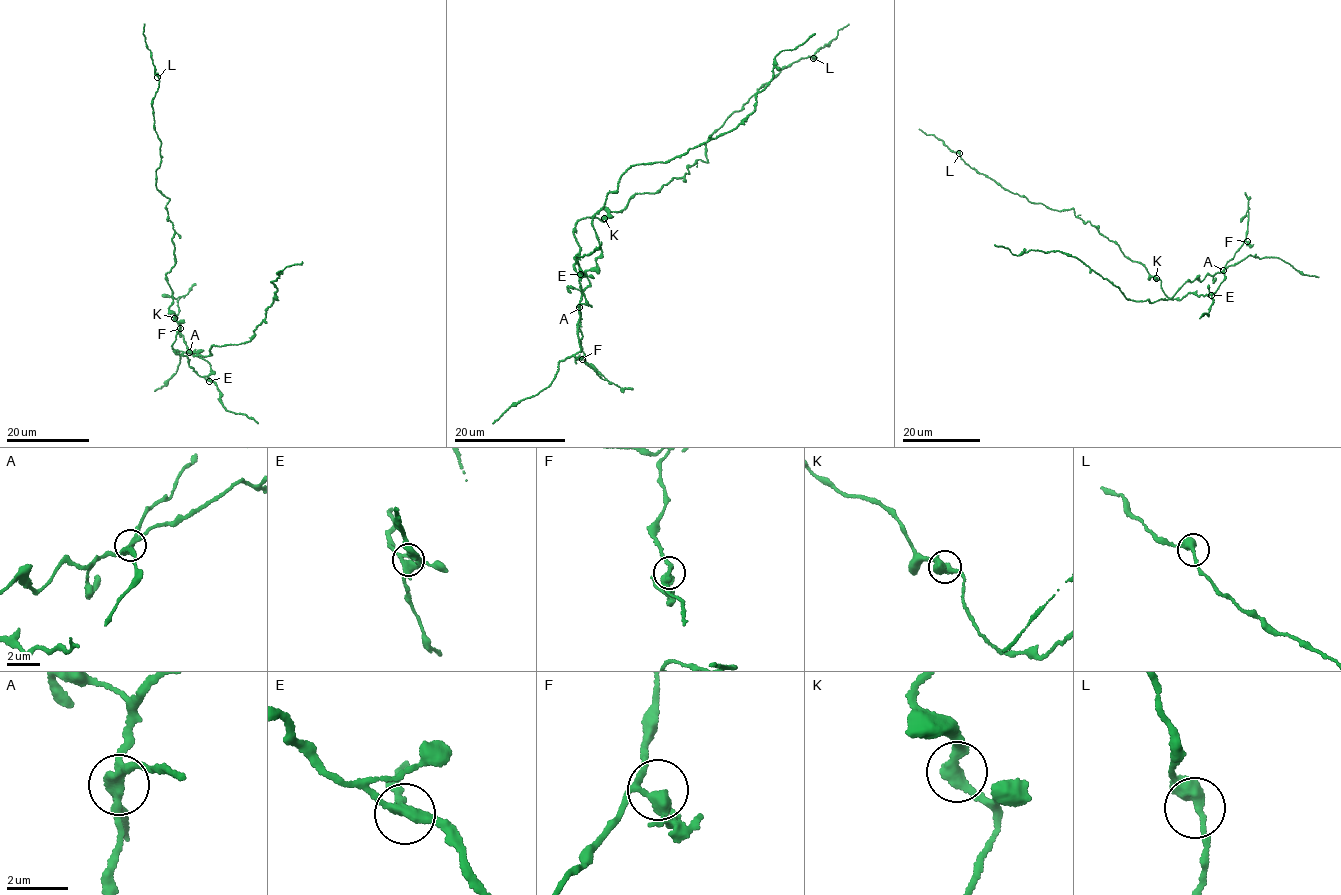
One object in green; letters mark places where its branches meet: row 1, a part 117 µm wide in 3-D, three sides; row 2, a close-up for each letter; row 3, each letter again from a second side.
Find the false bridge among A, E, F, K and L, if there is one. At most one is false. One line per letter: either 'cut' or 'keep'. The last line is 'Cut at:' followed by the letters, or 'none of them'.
A: cut
E: keep
F: keep
K: keep
L: keep
Cut at: A

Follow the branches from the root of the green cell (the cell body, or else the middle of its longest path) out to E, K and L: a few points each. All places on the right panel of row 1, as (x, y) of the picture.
E: (1190, 293), (1211, 295)
K: (1190, 293), (1179, 300), (1171, 299), (1164, 293), (1156, 278)
L: (1190, 293), (1171, 299), (1160, 281), (1072, 208), (1054, 210), (1012, 193), (972, 168), (959, 153)

